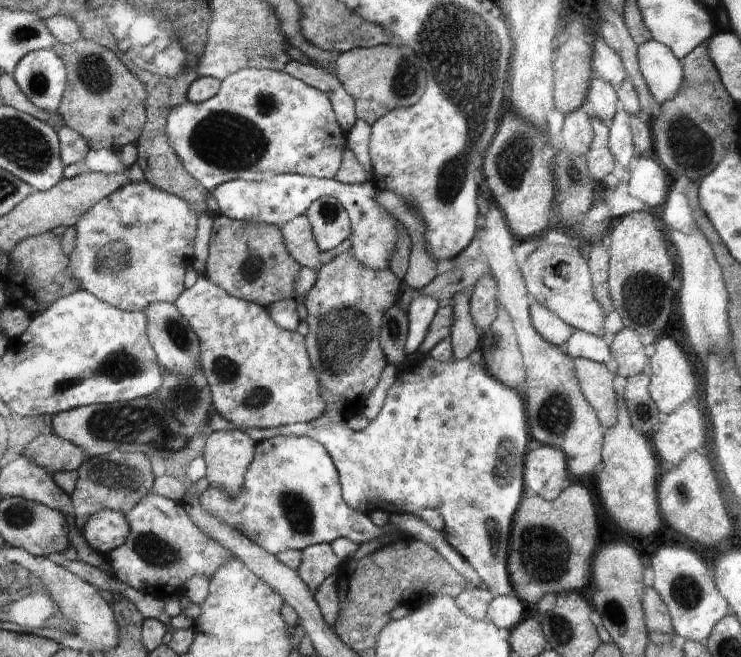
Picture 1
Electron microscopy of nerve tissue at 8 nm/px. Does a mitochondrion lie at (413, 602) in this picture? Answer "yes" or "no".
no

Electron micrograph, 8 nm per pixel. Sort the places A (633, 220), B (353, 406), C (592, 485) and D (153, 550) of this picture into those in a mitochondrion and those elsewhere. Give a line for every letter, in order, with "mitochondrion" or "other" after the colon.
A: other
B: other
C: other
D: mitochondrion

